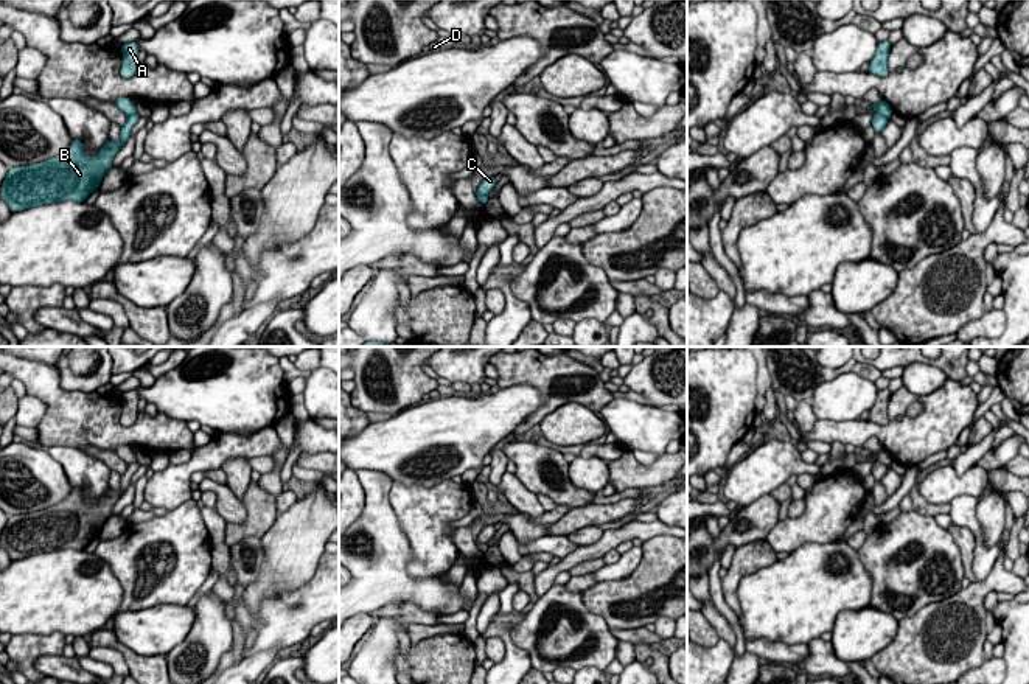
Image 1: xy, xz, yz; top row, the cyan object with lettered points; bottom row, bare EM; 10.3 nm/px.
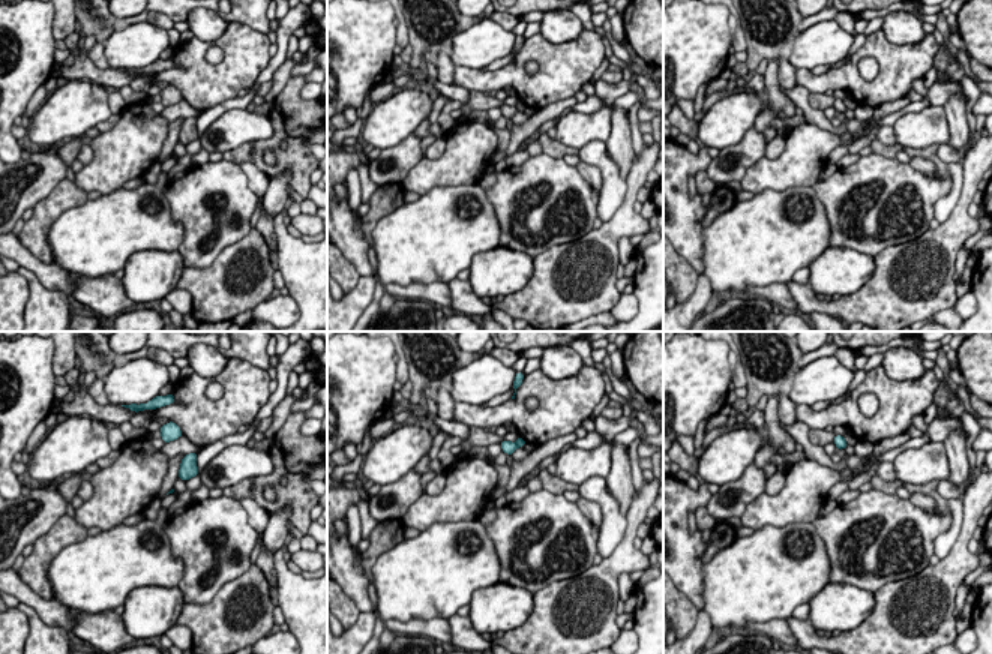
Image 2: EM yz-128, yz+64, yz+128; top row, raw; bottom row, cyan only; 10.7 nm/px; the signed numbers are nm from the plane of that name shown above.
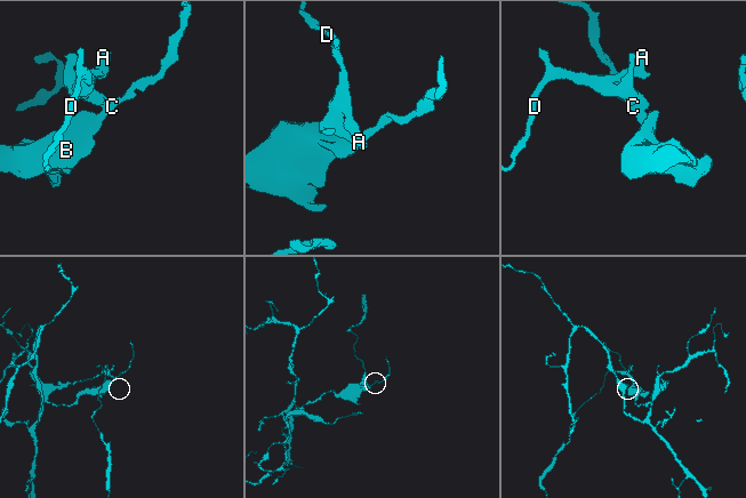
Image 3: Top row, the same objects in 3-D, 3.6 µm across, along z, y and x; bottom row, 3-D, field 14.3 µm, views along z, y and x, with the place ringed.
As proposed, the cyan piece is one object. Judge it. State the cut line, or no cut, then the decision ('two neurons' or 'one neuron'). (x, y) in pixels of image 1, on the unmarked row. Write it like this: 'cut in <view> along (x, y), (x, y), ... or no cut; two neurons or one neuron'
cut in yz along (875, 460), (886, 467); two neurons

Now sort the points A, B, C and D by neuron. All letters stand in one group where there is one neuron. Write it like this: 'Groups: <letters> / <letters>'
Groups: A D / B C

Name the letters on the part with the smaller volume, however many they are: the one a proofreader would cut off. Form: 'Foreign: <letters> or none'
Foreign: A, D

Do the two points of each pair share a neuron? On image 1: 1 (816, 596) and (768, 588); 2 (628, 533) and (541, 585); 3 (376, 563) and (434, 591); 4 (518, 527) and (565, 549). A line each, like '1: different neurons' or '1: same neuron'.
1: same neuron
2: same neuron
3: same neuron
4: different neurons

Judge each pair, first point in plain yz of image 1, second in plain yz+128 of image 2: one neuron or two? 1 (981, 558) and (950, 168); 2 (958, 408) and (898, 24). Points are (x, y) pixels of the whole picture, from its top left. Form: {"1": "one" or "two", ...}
{"1": "one", "2": "two"}

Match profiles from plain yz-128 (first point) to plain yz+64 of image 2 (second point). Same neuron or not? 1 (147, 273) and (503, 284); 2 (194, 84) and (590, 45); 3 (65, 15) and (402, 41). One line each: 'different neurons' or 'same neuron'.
1: same neuron
2: same neuron
3: same neuron

